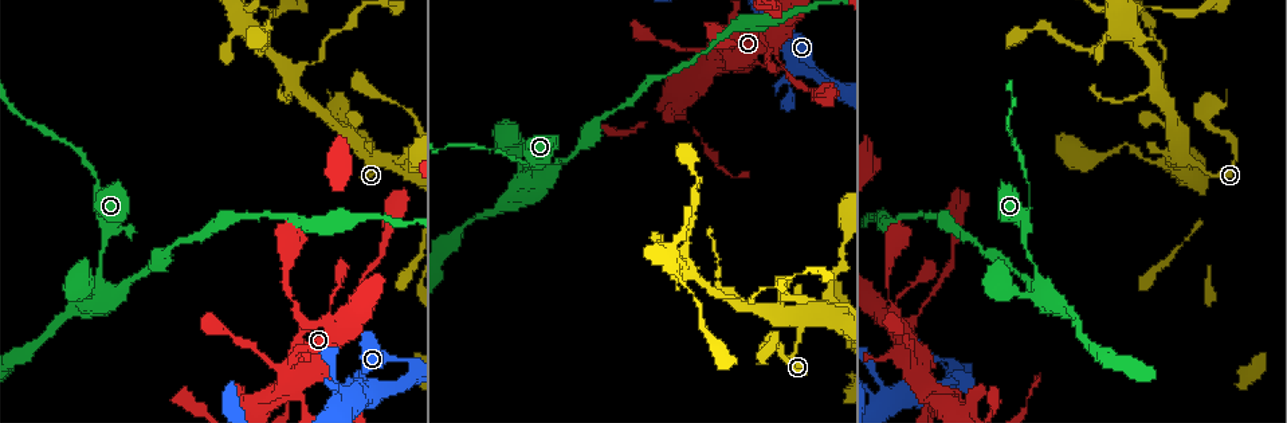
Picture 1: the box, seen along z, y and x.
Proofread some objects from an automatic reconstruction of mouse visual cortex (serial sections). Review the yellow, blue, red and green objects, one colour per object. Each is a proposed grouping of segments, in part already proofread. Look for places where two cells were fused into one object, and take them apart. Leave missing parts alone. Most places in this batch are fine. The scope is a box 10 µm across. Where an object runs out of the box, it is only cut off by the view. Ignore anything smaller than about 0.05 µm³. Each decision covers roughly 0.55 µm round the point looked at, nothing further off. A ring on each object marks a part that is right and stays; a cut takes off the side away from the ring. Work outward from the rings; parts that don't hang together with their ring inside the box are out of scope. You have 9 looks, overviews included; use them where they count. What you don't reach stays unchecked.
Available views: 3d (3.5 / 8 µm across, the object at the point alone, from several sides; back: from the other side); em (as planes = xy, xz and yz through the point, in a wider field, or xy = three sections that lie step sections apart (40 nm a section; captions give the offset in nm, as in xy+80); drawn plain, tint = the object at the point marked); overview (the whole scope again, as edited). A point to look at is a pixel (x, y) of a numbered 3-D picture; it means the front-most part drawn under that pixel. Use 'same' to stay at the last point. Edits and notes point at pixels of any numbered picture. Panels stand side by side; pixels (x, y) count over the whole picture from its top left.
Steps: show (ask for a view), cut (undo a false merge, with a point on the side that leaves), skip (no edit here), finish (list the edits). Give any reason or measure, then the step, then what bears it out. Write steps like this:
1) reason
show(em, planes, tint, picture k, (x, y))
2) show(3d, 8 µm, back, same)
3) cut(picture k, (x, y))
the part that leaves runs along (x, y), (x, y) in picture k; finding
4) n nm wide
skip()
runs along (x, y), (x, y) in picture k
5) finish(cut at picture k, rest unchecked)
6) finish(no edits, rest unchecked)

sharp bend
show(3d, 3.5 µm, back, picture 1, (359, 376))

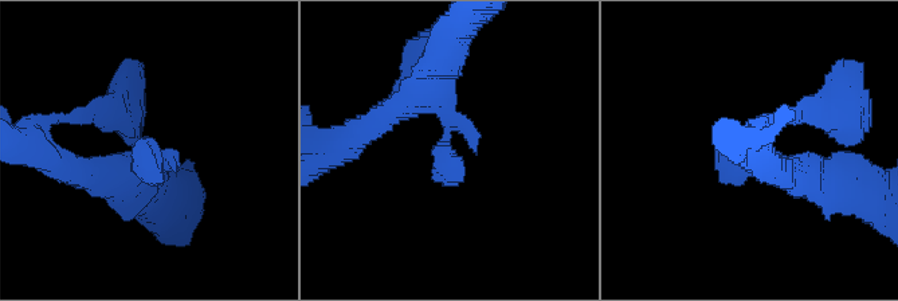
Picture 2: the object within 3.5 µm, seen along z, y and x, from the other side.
now the EM
show(em, xy, step 2, tint, picture 2, (143, 148))

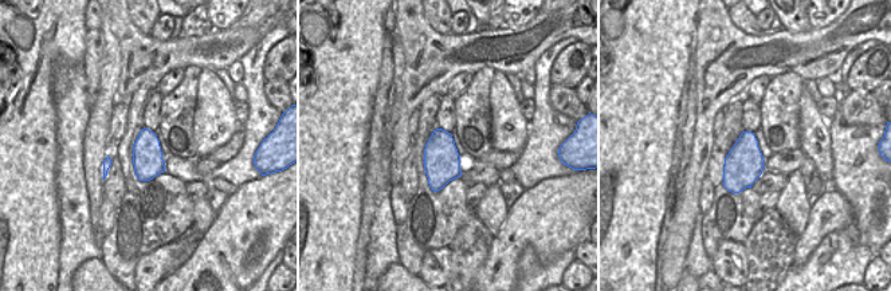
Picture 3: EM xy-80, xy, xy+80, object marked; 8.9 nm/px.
skip()
runs along (446, 65), (430, 85), (463, 182) in picture 2; continuous, no second cell

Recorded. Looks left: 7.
branch point
show(3d, 3.5 µm, picture 1, (376, 158))

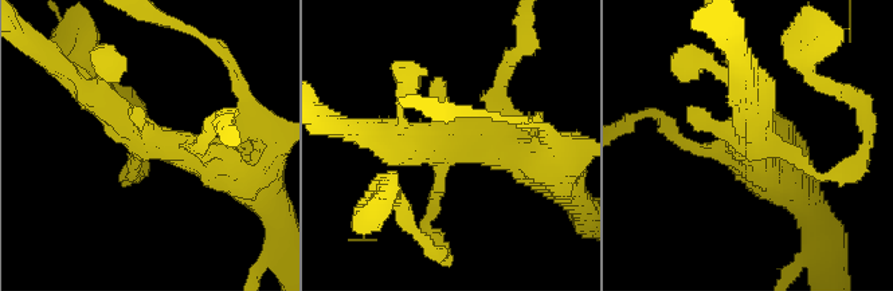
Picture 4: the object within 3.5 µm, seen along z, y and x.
now the EM
show(em, xy, step 2, tint, picture 4, (441, 152))

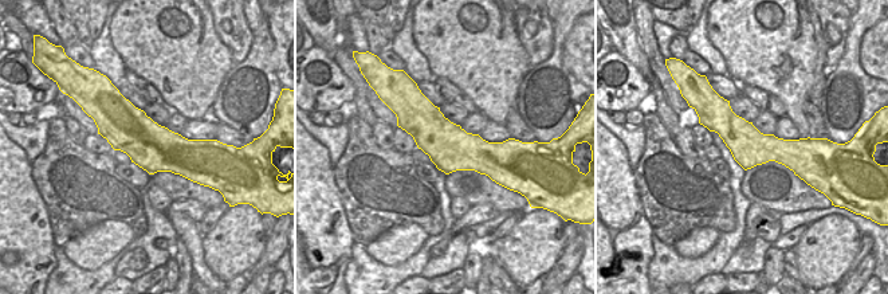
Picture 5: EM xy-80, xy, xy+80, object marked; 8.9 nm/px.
show(em, xy, step 3, tint, same)

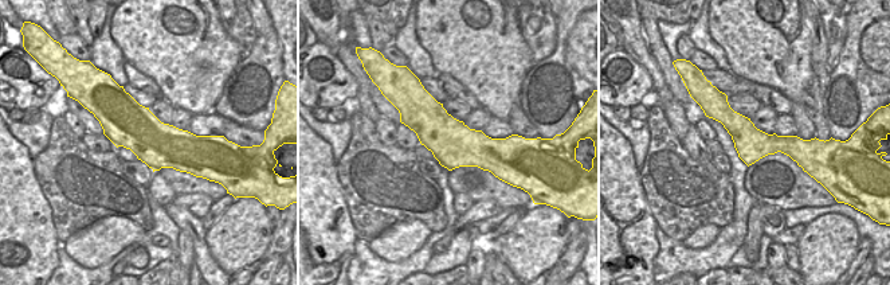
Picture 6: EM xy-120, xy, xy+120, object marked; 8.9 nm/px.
skip()
runs along (835, 173), (819, 177), (767, 141), (747, 79) in picture 4; one cell here

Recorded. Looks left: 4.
side arm on a straight run
show(3d, 3.5 µm, picture 1, (721, 295))

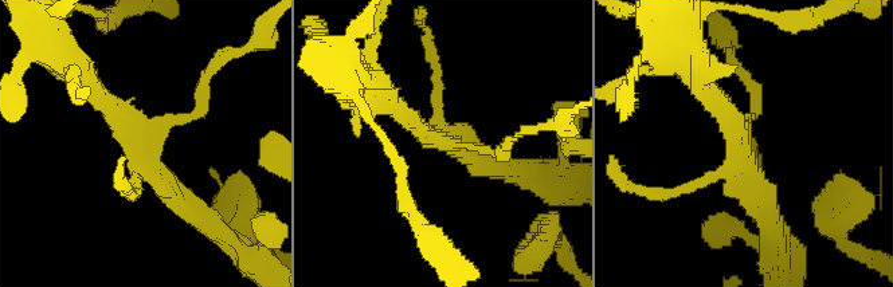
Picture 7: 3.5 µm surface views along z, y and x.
show(em, xy, step 1, tint, picture 7, (740, 143))

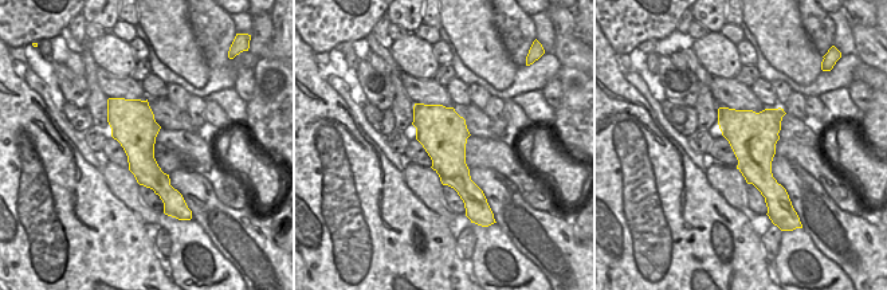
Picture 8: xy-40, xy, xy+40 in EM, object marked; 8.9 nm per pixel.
skip()
runs along (196, 209), (85, 81) in picture 7; one cell here

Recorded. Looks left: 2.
four-way junction
show(3d, 3.5 µm, picture 1, (1043, 292))

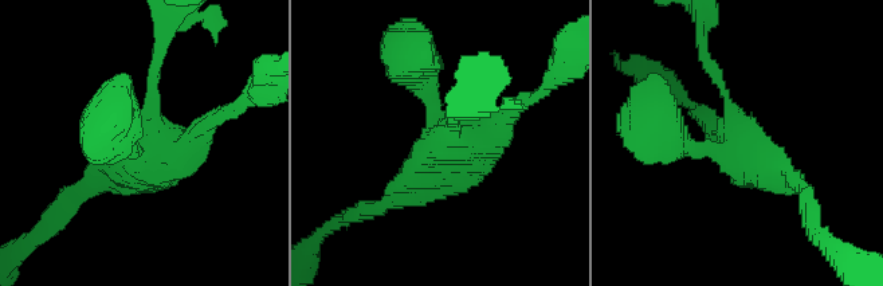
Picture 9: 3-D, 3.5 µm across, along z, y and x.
show(em, xy, step 2, tint, picture 9, (740, 136))

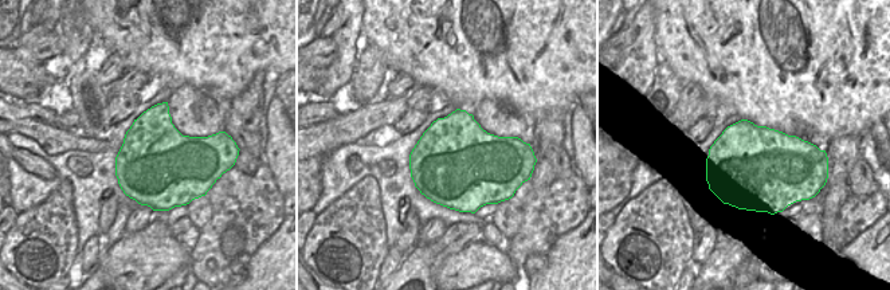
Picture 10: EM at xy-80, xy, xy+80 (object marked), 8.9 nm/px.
skip()
continuous, no second cell

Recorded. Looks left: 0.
finish(no edits, rest unchecked)

